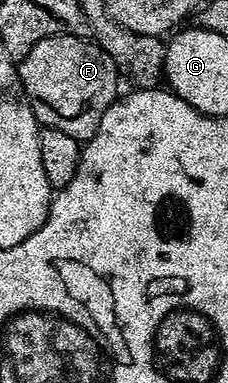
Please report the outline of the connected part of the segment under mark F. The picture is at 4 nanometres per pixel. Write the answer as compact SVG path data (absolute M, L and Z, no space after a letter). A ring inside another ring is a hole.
M67 34L48 36L40 40L40 44L36 44L36 48L28 52L28 56L21 58L17 68L26 99L30 101L39 127L68 132L68 136L72 136L80 144L89 142L96 128L100 128L100 116L108 112L108 108L120 94L120 89L118 90L120 75L112 56L108 56L108 52L104 52L104 48L100 48L98 43L90 38Z

